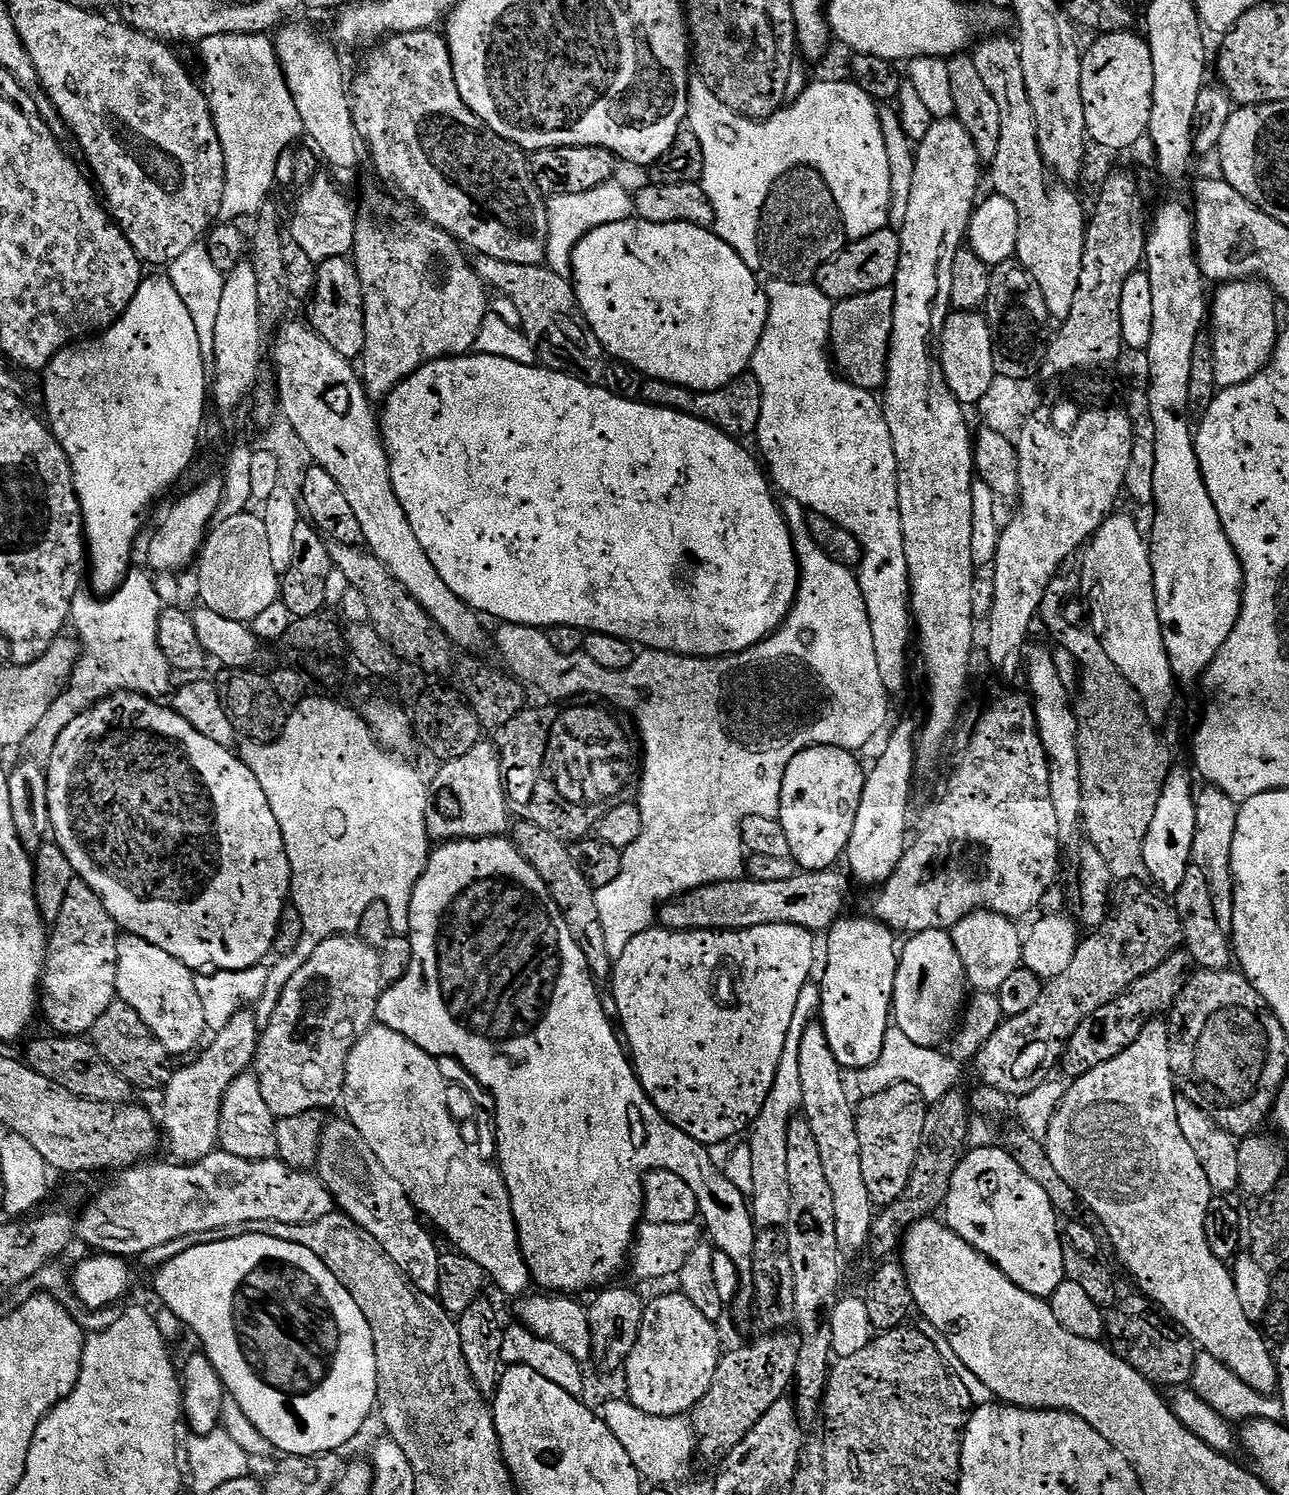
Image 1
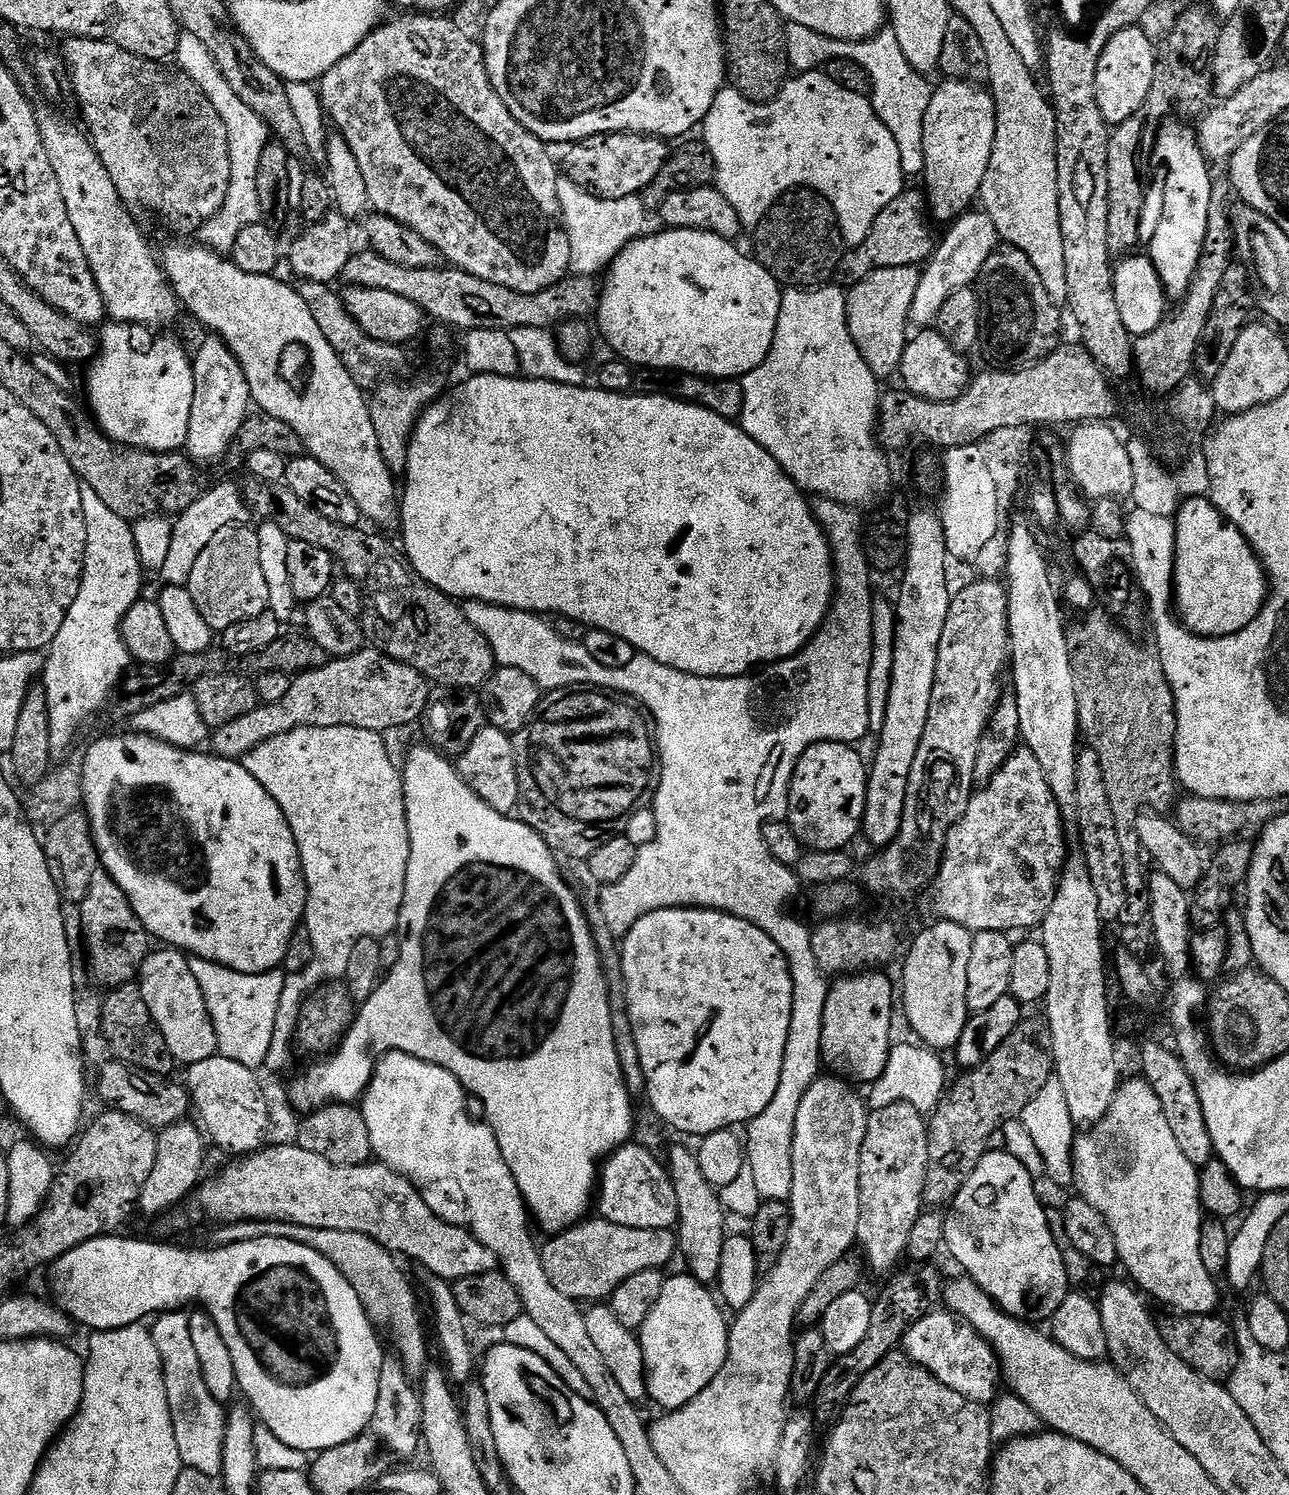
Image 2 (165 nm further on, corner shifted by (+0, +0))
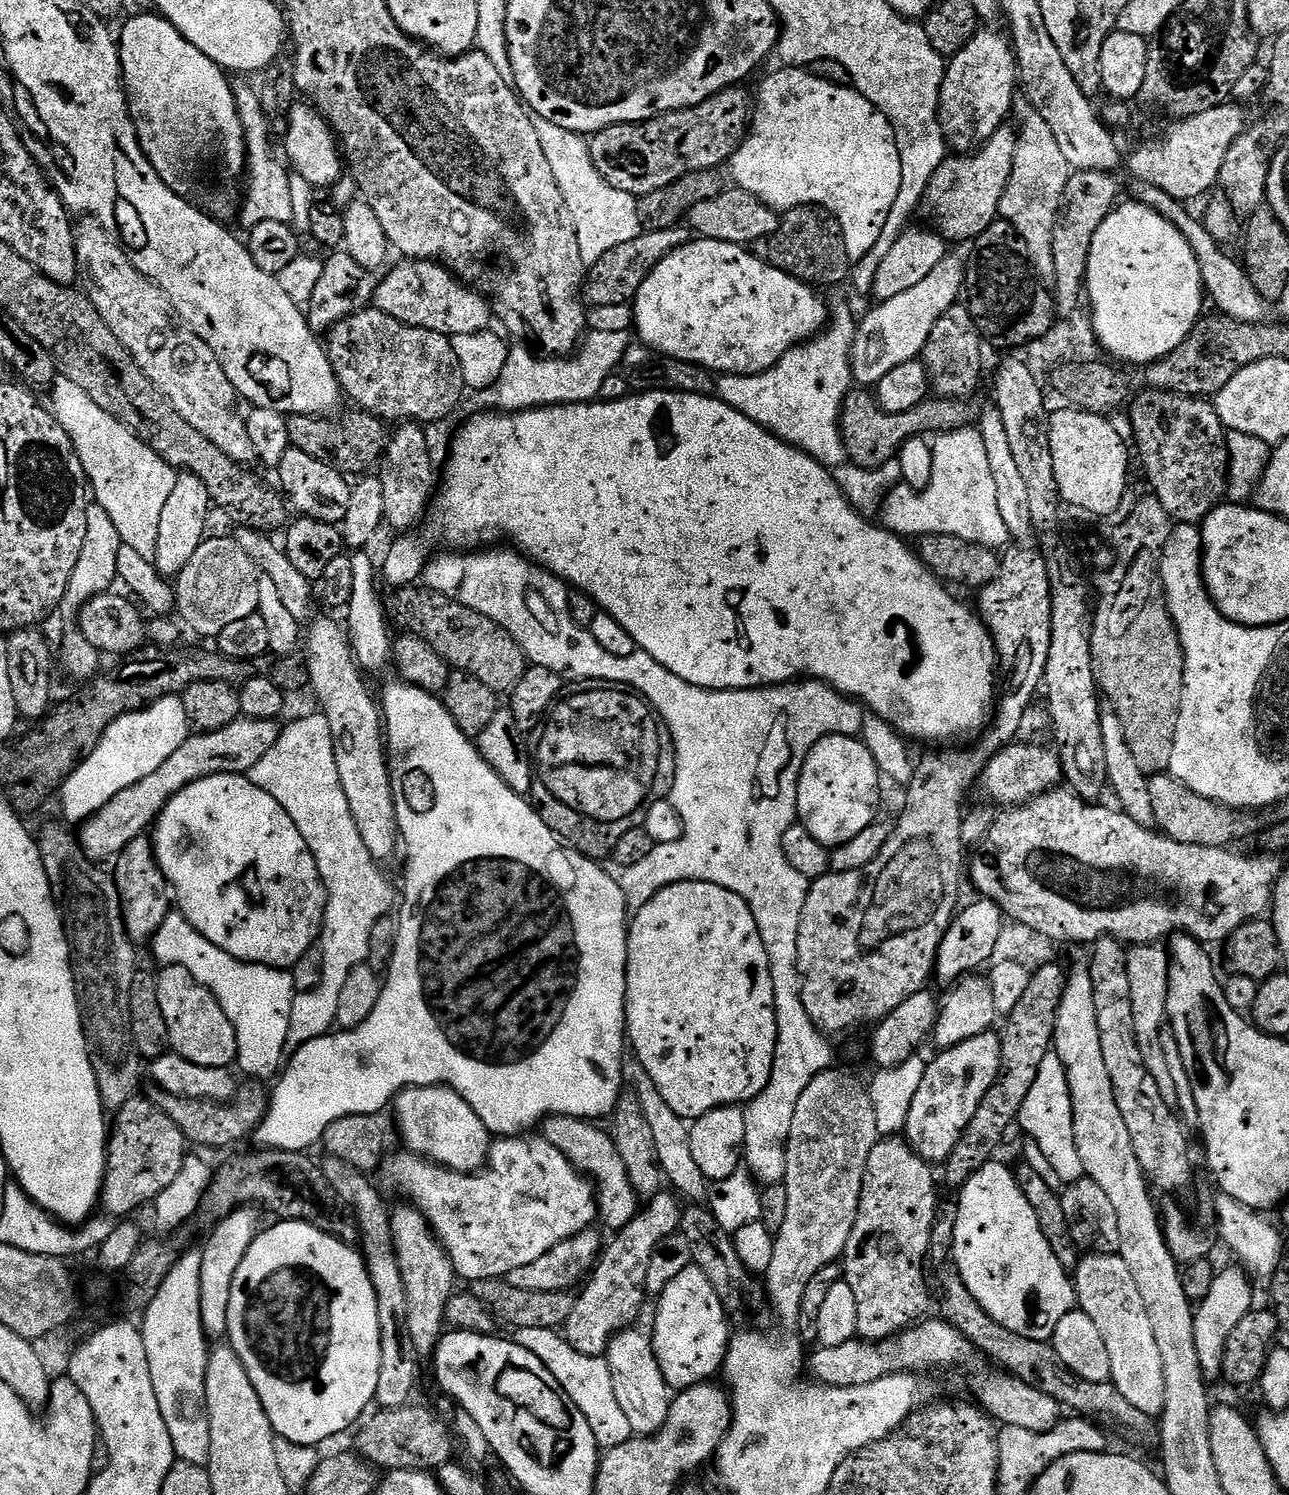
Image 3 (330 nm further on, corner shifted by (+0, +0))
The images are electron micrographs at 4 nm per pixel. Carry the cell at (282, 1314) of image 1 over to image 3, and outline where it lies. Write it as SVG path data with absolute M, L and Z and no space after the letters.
M280 1220L273 1228L265 1227L260 1235L254 1238L250 1250L246 1250L246 1258L242 1258L238 1274L234 1274L234 1287L230 1290L230 1318L226 1340L236 1351L238 1358L242 1358L242 1366L246 1366L246 1374L250 1374L250 1382L254 1382L254 1390L258 1390L258 1398L262 1398L262 1406L270 1418L272 1431L279 1439L320 1446L323 1440L332 1440L335 1436L342 1435L352 1423L355 1425L369 1411L368 1403L371 1405L375 1401L378 1390L380 1369L378 1302L374 1298L374 1286L370 1282L370 1274L368 1267L364 1265L363 1255L353 1245L346 1244L329 1232L318 1230L301 1220Z

